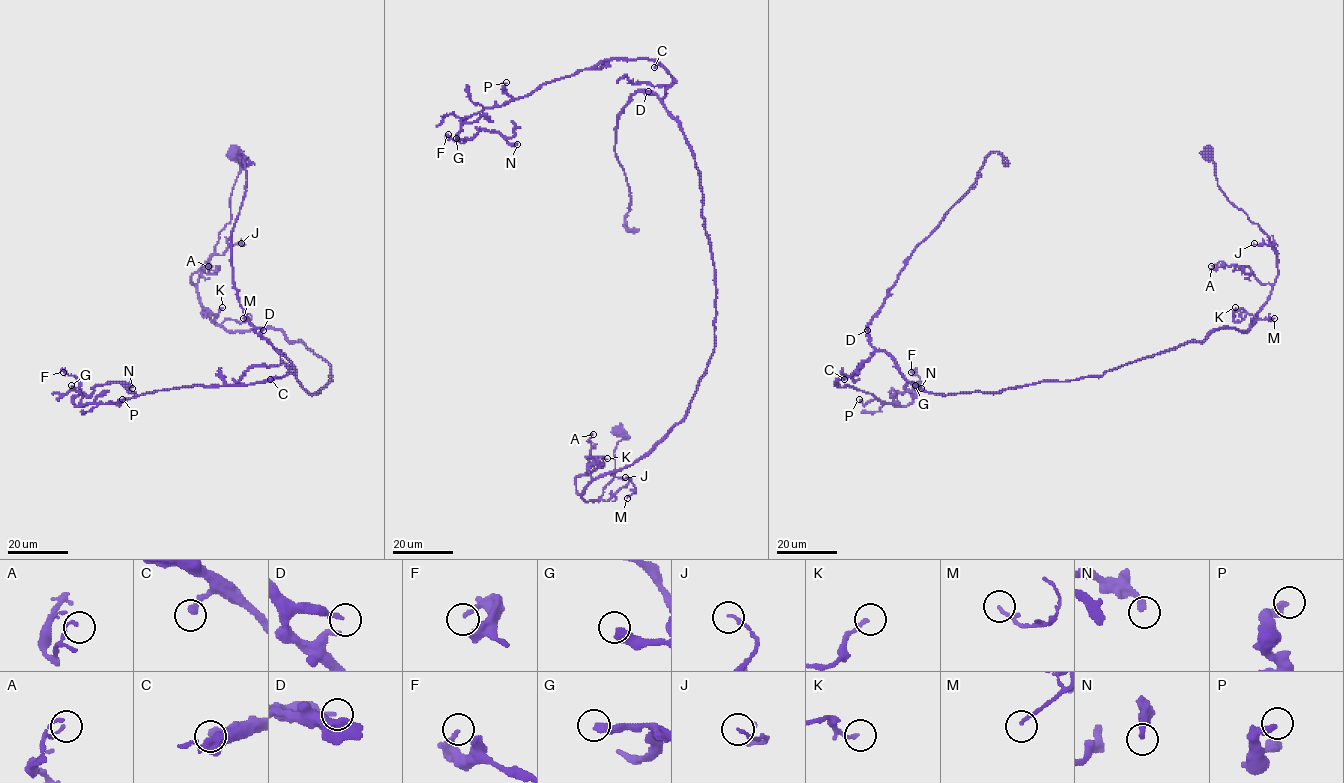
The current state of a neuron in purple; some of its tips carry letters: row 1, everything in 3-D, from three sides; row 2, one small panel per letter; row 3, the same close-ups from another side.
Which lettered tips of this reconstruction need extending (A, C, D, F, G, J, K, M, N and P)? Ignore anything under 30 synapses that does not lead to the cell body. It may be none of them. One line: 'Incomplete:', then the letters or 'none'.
Incomplete: none

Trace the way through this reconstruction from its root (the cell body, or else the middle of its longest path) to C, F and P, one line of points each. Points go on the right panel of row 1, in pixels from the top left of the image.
C: (1208, 153), (1277, 251), (1246, 331), (996, 392), (924, 391), (882, 350), (844, 379)
F: (1208, 153), (1277, 251), (1246, 331), (945, 395), (877, 350), (836, 385), (907, 406), (911, 372)
P: (1208, 153), (1277, 251), (1246, 331), (945, 395), (877, 350), (836, 382), (859, 399)

